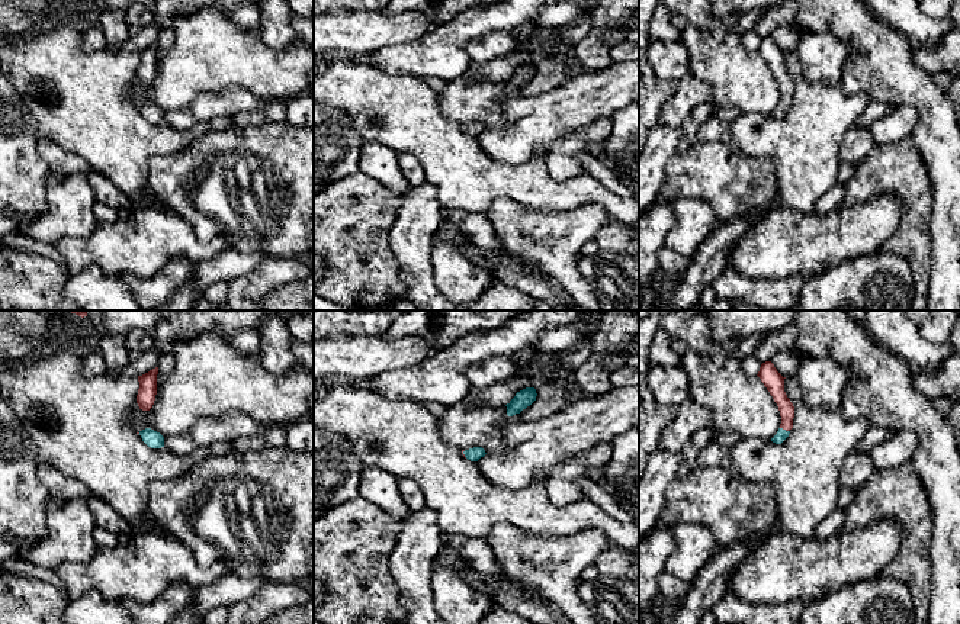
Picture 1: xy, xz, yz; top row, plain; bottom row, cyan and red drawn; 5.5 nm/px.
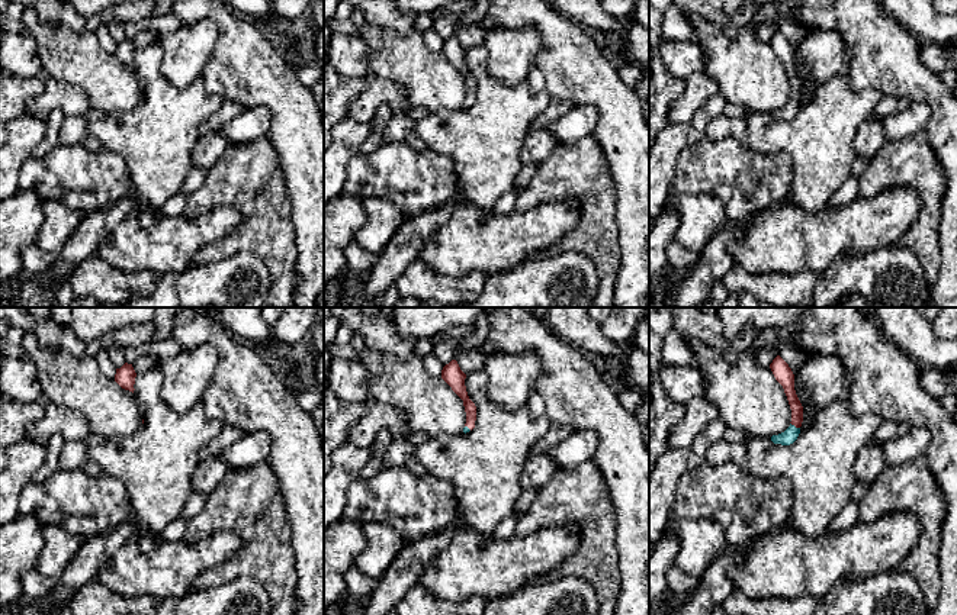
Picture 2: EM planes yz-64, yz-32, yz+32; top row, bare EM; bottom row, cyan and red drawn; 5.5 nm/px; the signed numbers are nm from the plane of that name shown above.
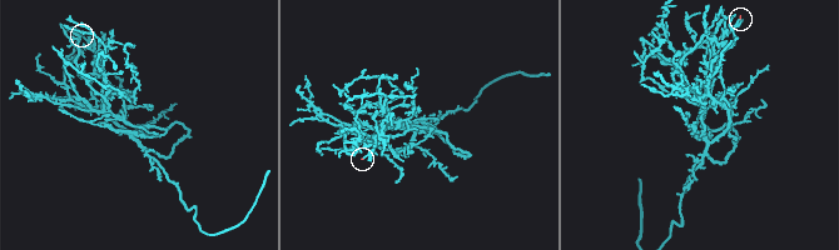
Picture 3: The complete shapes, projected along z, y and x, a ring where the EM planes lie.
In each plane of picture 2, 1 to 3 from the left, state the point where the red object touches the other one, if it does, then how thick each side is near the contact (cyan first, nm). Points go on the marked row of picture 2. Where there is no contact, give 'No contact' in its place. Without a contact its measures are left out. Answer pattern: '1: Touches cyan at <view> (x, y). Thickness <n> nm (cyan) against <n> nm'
1: No contact
2: Touches cyan at yz-32 (466, 427). Thickness 30 nm (cyan) against 80 nm
3: Touches cyan at yz+32 (793, 425). Thickness 80 nm (cyan) against 80 nm

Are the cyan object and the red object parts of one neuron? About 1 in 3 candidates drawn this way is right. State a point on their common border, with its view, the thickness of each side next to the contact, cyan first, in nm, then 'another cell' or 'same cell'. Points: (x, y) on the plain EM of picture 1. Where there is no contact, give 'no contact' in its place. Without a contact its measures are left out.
yz (784, 105) | 70/100 nm | same cell

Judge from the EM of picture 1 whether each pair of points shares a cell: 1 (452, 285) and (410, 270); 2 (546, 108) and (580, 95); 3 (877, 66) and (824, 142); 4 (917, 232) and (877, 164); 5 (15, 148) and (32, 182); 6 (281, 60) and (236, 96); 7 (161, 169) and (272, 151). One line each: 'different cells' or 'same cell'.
1: different cells
2: same cell
3: different cells
4: same cell
5: same cell
6: different cells
7: same cell

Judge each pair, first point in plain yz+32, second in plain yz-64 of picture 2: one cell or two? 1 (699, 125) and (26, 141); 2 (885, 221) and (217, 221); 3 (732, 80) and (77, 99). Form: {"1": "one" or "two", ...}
{"1": "two", "2": "one", "3": "two"}

